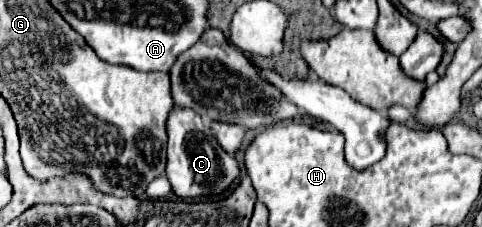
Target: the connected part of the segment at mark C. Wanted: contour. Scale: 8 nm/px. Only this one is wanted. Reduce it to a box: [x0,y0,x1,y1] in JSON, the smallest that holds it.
[166,107,240,201]

